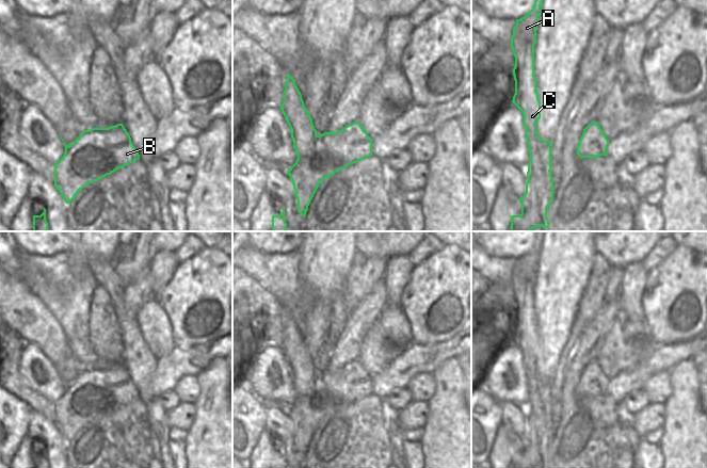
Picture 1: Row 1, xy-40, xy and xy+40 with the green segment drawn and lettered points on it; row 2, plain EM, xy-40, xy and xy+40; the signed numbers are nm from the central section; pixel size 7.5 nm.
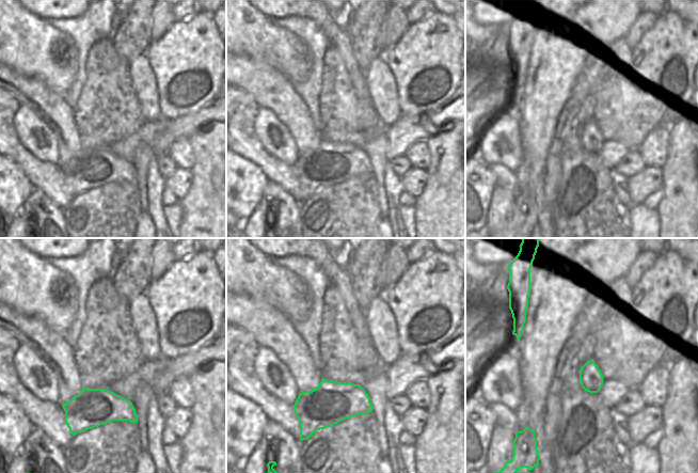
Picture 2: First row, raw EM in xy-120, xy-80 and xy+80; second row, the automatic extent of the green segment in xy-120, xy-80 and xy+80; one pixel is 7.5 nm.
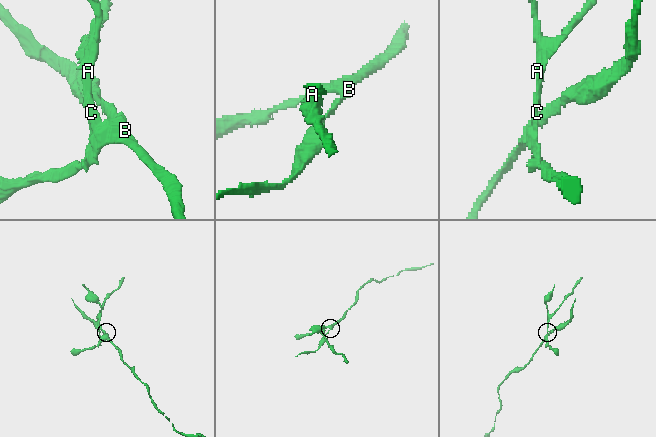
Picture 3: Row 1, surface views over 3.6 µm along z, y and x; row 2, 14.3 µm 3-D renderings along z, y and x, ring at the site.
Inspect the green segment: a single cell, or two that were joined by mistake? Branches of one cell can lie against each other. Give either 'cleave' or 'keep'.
cleave

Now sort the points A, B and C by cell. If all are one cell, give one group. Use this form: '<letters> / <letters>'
A C / B

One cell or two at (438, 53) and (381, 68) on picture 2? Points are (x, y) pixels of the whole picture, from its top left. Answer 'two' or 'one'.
two

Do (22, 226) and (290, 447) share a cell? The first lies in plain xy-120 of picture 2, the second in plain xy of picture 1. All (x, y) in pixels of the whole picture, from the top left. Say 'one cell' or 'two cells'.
two cells

